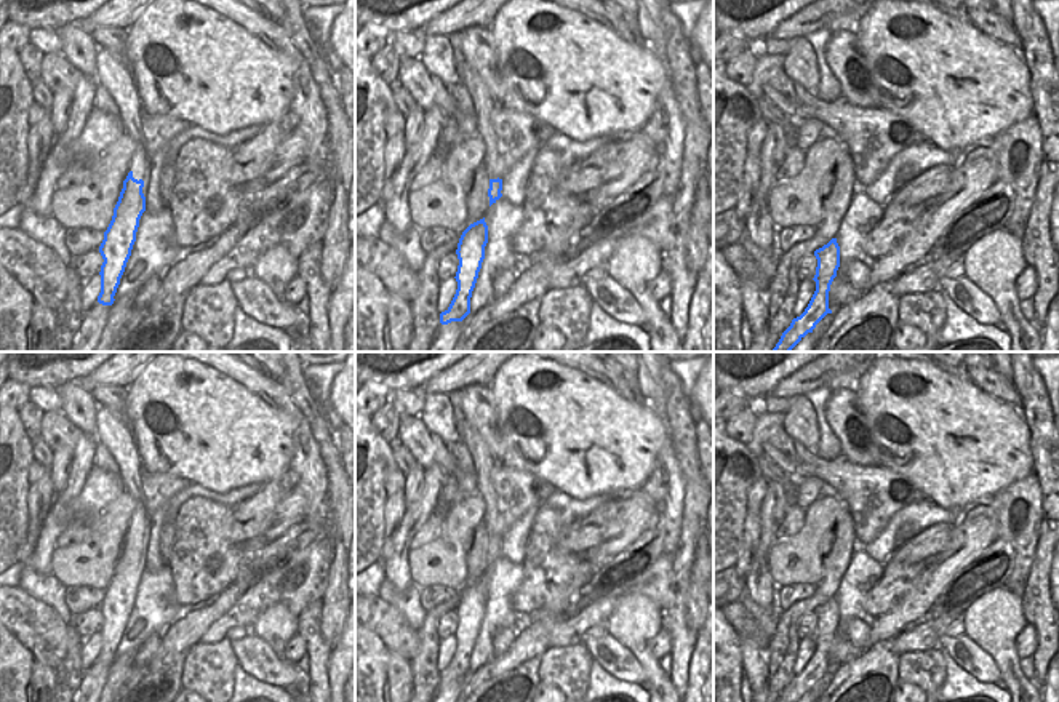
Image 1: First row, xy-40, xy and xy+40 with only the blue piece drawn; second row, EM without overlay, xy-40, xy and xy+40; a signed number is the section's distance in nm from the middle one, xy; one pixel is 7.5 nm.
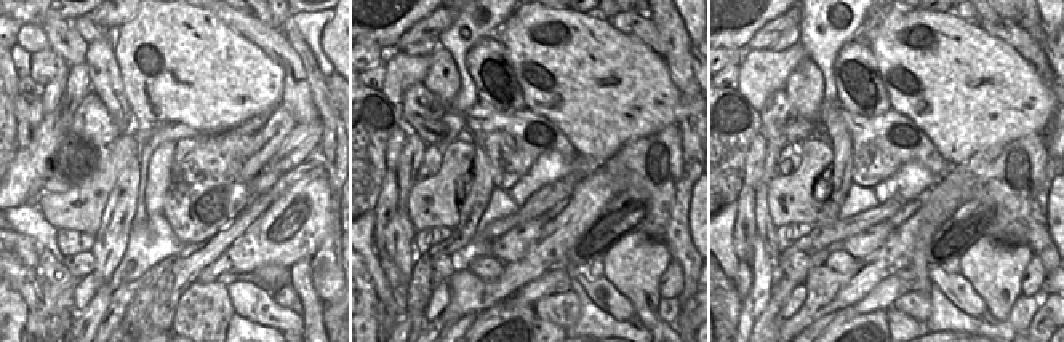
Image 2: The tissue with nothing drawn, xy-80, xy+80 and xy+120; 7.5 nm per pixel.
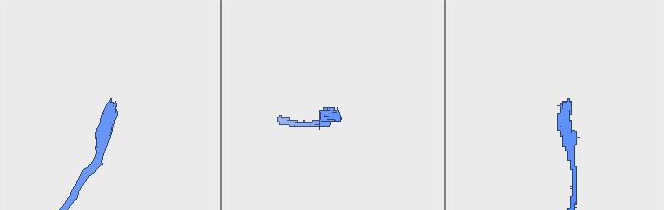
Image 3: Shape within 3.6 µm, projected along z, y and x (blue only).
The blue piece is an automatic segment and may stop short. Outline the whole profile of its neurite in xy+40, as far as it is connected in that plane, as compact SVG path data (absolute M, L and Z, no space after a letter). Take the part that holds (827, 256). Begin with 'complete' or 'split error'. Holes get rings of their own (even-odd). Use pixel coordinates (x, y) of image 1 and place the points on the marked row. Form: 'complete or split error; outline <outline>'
complete; outline M837 238L816 249L814 256L817 259L816 275L813 278L816 281L816 291L805 312L793 318L790 326L782 333L773 352L790 352L808 333L813 333L827 313L832 313L829 309L829 291L840 267Z

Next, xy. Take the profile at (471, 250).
complete; outline M485 217L470 224L461 235L458 243L458 289L450 307L440 313L440 323L462 321L470 313L470 297L475 288L482 262L485 259L485 246L488 243L488 225Z

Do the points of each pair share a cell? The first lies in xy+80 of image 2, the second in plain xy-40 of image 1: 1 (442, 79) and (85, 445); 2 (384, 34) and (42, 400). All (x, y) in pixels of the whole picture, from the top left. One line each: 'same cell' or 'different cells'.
1: different cells
2: different cells

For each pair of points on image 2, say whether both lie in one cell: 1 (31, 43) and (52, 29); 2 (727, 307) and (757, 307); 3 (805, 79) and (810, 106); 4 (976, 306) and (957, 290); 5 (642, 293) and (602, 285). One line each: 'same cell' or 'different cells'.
1: different cells
2: different cells
3: same cell
4: same cell
5: different cells

